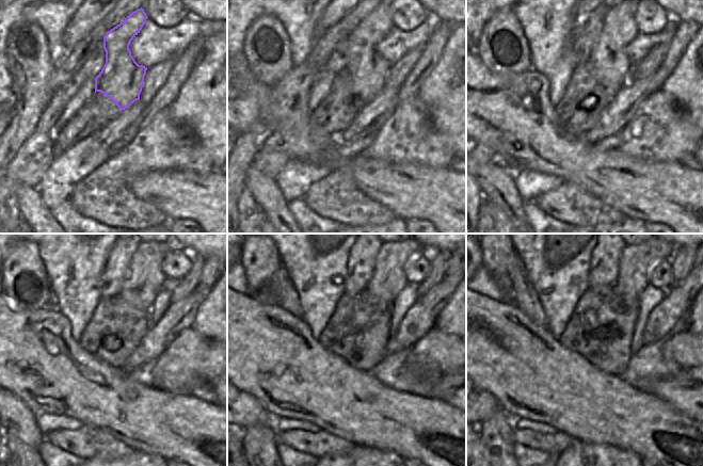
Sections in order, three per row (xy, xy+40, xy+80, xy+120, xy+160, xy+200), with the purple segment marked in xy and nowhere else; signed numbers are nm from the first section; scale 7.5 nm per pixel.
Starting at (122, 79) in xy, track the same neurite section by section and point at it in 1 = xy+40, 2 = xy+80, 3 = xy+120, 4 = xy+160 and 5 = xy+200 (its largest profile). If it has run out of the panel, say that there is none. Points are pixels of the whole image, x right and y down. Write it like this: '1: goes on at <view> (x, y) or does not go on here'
1: goes on at xy+40 (368, 69)
2: goes on at xy+80 (608, 59)
3: goes on at xy+120 (145, 278)
4: goes on at xy+160 (388, 279)
5: goes on at xy+200 (636, 260)

